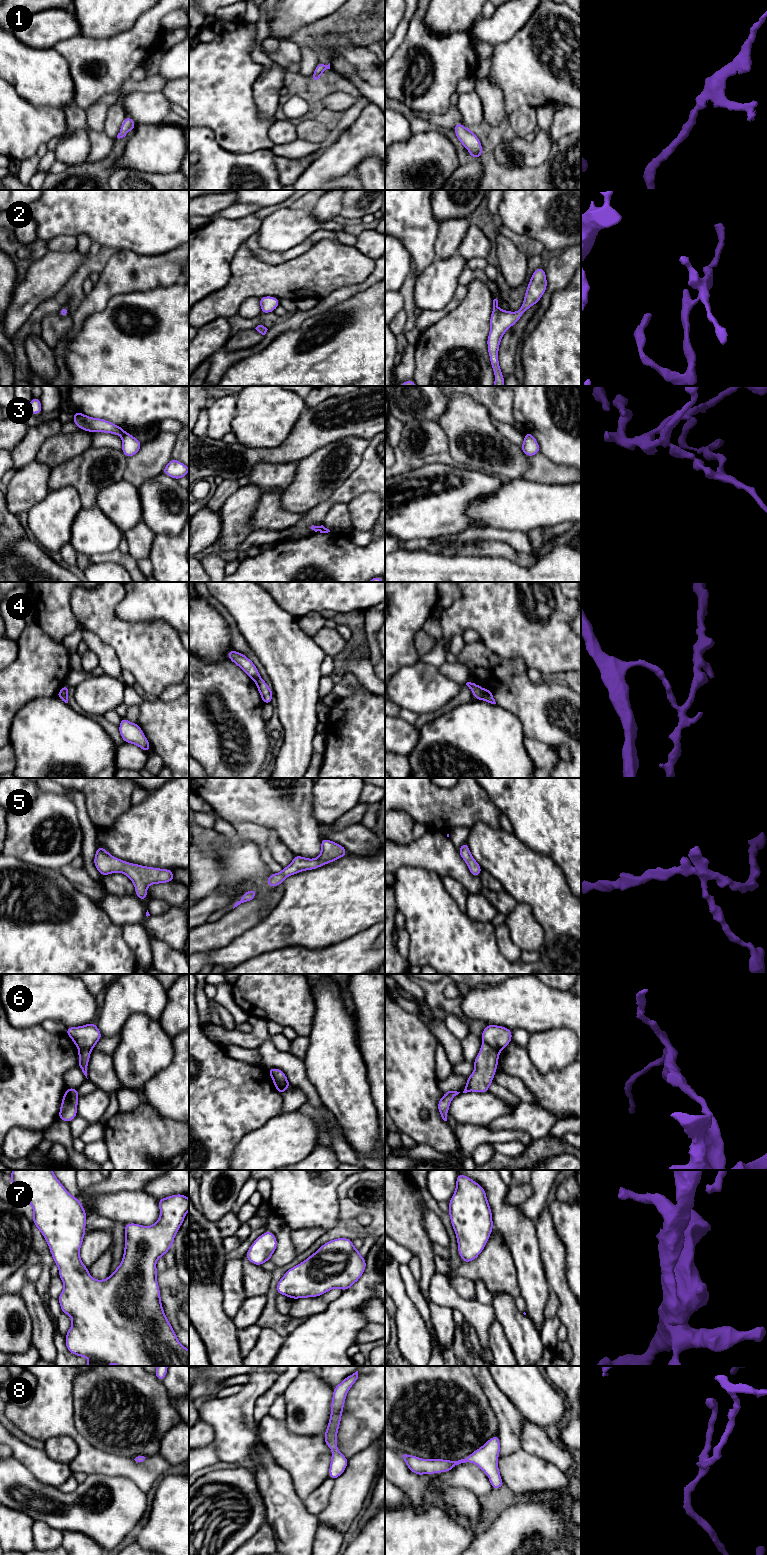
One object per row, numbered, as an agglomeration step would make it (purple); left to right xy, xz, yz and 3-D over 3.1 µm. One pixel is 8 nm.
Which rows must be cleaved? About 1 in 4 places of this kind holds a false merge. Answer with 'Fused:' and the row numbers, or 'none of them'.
Fused: 3, 4, 6

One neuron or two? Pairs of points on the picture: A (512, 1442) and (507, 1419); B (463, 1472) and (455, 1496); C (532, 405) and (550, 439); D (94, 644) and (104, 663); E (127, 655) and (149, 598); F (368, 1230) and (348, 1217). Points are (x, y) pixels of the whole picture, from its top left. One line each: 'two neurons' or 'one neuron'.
A: one neuron
B: two neurons
C: one neuron
D: one neuron
E: two neurons
F: one neuron

